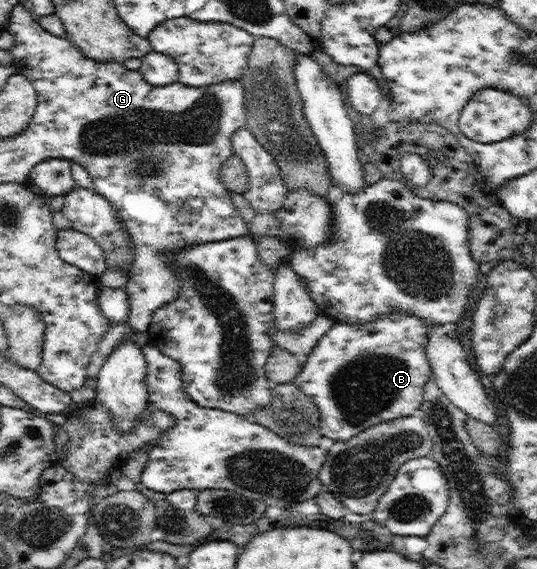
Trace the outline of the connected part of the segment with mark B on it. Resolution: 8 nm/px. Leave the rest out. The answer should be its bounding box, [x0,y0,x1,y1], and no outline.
[291,310,432,442]

